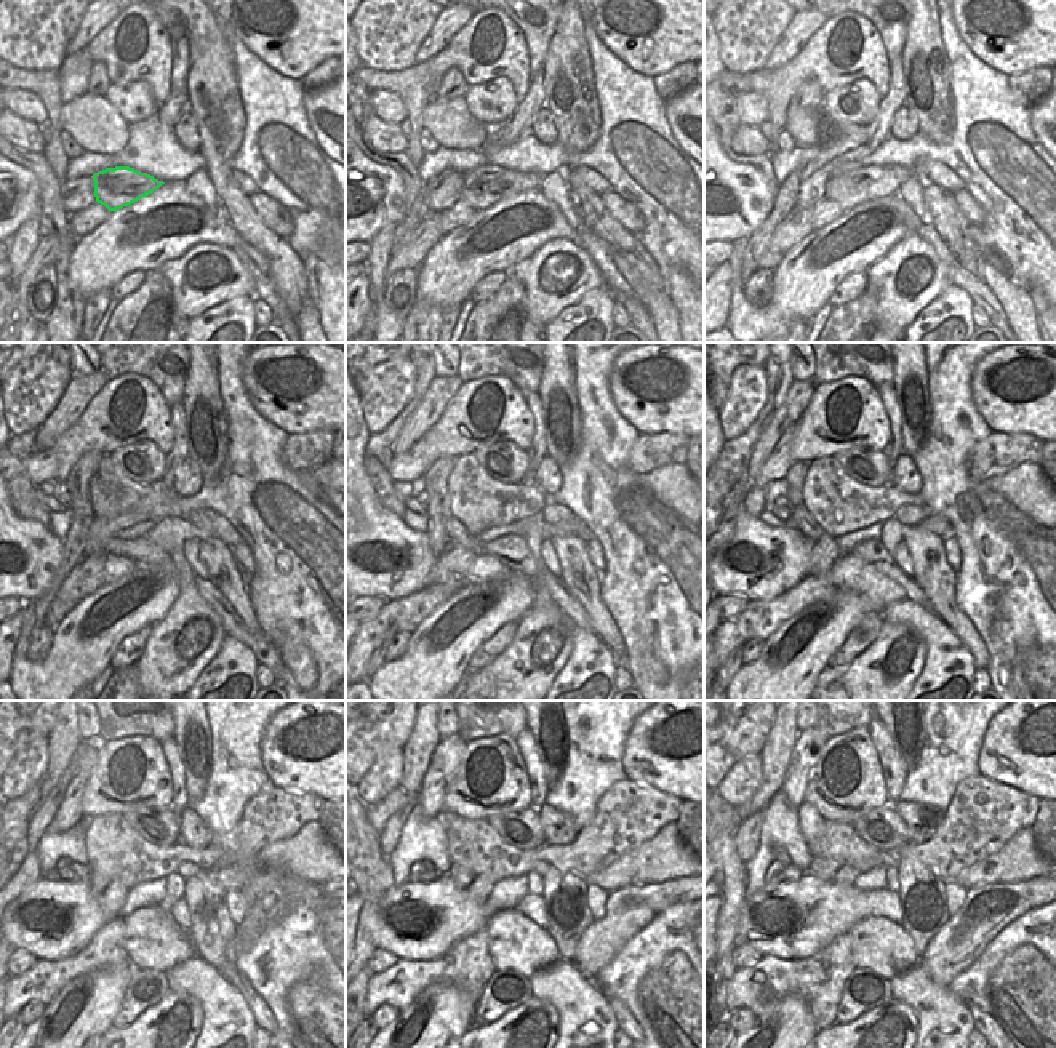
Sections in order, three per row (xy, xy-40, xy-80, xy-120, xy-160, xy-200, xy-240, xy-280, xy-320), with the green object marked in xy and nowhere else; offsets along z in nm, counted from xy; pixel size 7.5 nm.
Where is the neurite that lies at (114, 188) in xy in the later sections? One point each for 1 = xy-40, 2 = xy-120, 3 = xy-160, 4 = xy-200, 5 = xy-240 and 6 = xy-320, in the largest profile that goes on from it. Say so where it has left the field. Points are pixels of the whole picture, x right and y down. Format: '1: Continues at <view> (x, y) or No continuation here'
1: Continues at xy-40 (482, 188)
2: Continues at xy-120 (154, 548)
3: Continues at xy-160 (512, 551)
4: Continues at xy-200 (872, 551)
5: Continues at xy-240 (309, 855)
6: Continues at xy-320 (1020, 860)

